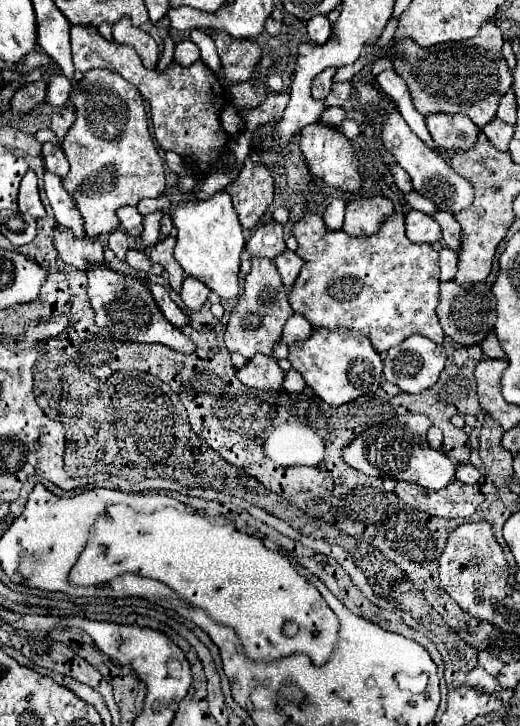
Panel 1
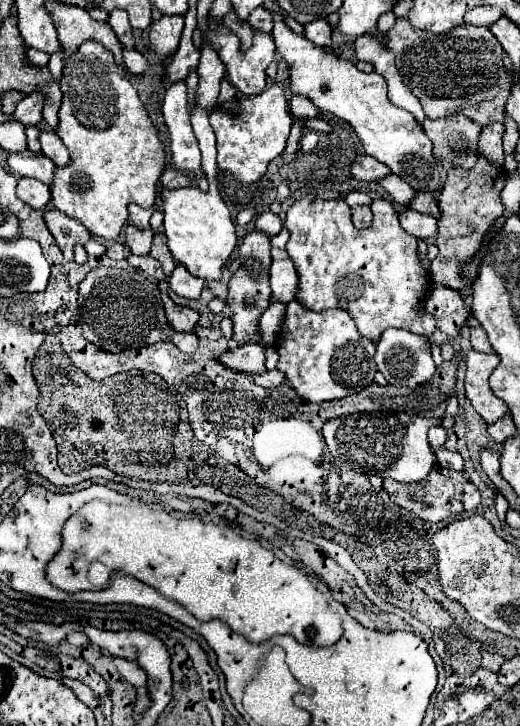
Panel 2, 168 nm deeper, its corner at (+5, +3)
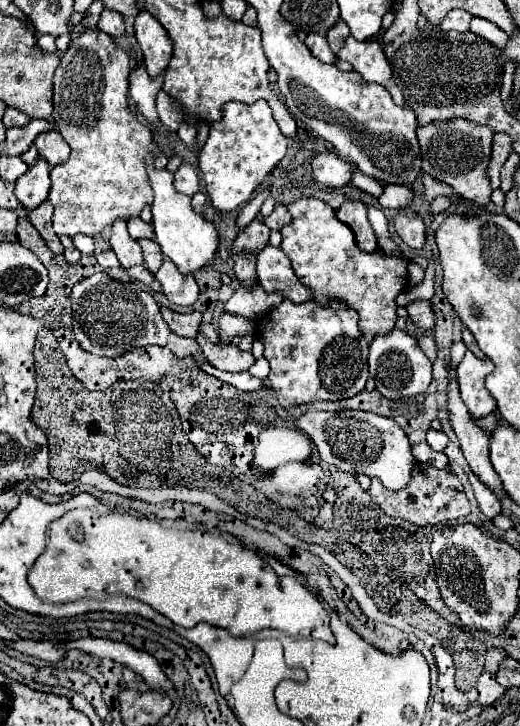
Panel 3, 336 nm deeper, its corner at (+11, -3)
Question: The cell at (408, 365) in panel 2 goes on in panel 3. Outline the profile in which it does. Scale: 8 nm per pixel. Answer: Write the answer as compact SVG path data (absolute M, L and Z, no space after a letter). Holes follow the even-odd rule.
M396 329L374 337L370 343L370 377L376 381L376 389L386 399L408 399L414 395L420 395L428 389L432 381L432 361L424 355L418 341L404 333L402 329Z

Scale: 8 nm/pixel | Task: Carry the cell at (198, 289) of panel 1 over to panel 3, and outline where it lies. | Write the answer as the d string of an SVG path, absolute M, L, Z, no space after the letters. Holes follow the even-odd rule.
M164 259L162 267L154 273L154 277L162 283L162 291L174 305L194 305L198 299L198 285L192 275L182 275L178 267Z

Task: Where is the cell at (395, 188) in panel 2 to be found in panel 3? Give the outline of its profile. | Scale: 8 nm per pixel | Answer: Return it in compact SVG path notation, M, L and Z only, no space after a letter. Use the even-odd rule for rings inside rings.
M354 169L354 171L352 171L350 183L352 183L354 187L358 187L358 189L362 189L362 191L370 193L372 197L376 197L376 195L380 195L380 193L382 193L382 183L380 183L380 181L376 181L376 179L372 179L372 177L362 175L358 169Z

